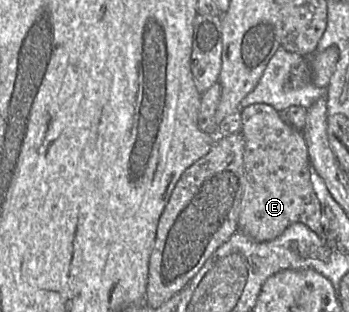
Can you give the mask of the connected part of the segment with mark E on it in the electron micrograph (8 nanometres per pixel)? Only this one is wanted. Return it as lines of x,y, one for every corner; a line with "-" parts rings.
256,103
253,105
248,105
244,108
240,108
241,120
242,120
242,130
241,134
244,138
244,155
243,155
243,192
241,204
239,207
238,215
238,229
243,232
245,235
250,237
256,242
267,242
272,241
278,236
280,236
285,229
293,223
303,223
307,227
311,228
314,232
323,237
326,242
326,234
321,232
320,227
320,218
321,218
321,204
315,193
313,183
311,180
311,166
308,156
308,148
306,141
300,130
296,130
289,124
286,124
279,114
279,112
274,109
272,106
265,103

